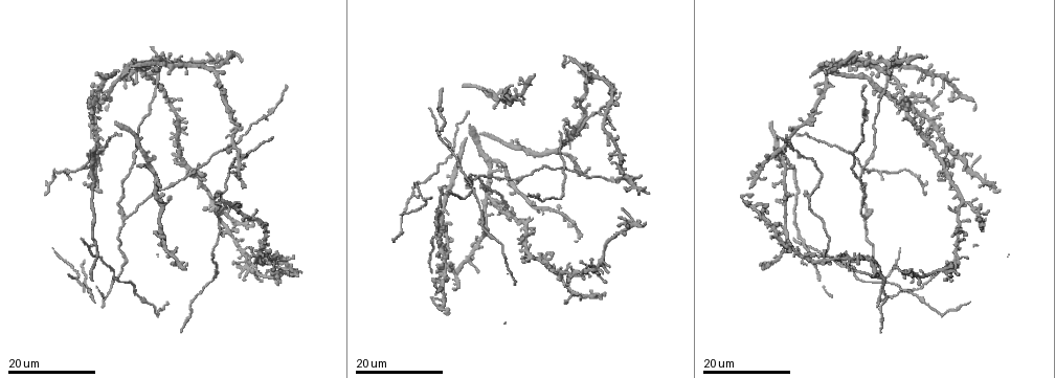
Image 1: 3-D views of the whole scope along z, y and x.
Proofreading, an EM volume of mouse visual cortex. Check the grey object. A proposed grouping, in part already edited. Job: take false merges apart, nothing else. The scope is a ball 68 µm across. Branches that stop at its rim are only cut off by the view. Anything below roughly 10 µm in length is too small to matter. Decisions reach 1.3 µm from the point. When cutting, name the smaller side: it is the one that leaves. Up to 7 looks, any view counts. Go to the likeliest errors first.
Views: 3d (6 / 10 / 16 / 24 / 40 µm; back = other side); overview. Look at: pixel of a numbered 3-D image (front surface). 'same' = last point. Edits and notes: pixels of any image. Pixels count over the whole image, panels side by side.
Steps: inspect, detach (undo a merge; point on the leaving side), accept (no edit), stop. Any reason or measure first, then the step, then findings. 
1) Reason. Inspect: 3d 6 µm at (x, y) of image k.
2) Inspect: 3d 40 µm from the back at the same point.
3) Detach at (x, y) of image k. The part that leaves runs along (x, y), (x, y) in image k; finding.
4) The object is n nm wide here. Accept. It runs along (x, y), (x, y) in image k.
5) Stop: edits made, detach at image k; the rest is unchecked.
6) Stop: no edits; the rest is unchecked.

Thin arm on a thick one. Inspect: 3d 16 µm at (124, 219) of image 1.

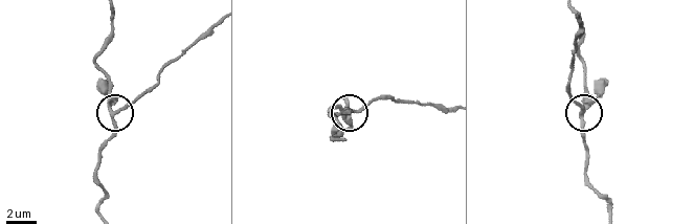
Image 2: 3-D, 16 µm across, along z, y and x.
Inspect: 3d 10 µm at (583, 110) of image 2.

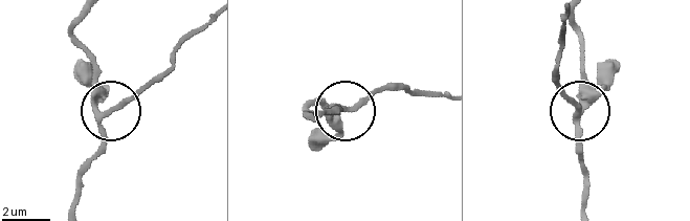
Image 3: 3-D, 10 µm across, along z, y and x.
The object is 220 nm wide here. Accept. It runs along (89, 13), (73, 37), (97, 103), (121, 107), (149, 81) in image 3; one cell here.

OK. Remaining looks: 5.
A narrow waist. Inspect: 3d 16 µm at (222, 210) of image 1.

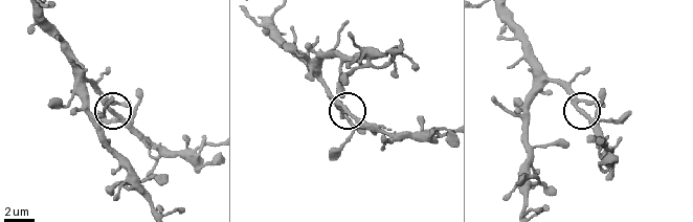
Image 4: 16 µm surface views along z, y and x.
Inspect: 3d 10 µm at (118, 115) of image 4.

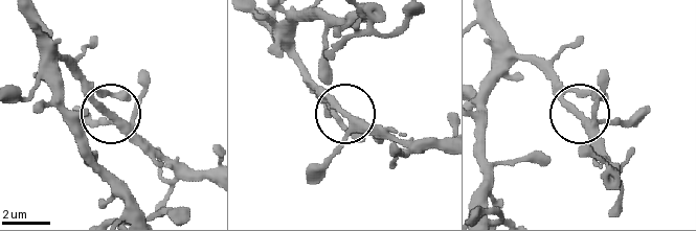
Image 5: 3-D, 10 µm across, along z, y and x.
The object is 230 nm wide here. Accept. It runs along (22, 14), (150, 156) in image 5; all the same cell.

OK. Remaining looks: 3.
A narrow waist. Inspect: 3d 16 µm at (559, 198) of image 1.

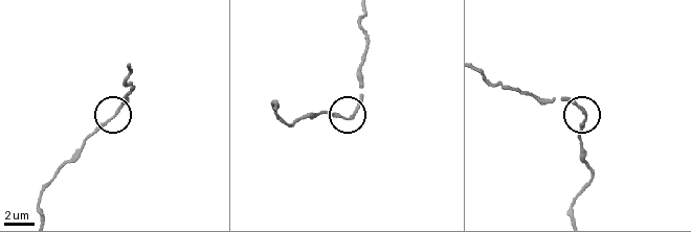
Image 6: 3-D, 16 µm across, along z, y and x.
Zoom in. Inspect: 3d 6 µm at (116, 115) of image 6.

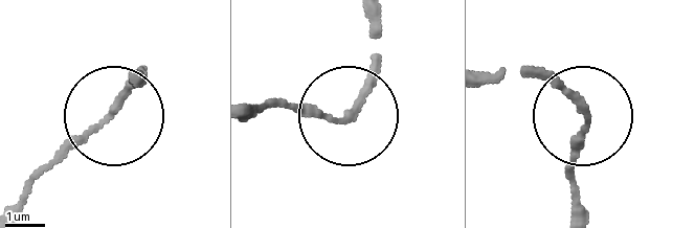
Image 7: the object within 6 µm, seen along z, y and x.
The object is 160 nm wide here. Accept. It runs along (367, 18), (367, 78), (348, 115), (261, 108) in image 7; all the same cell.

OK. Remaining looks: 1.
Stop: no edits; the rest is unchecked.

